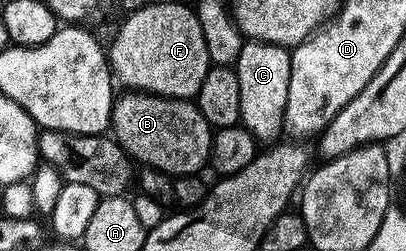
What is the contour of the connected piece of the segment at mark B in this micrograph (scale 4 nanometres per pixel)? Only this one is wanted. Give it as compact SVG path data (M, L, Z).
M127 91L124 97L116 96L111 106L110 132L132 162L168 175L195 175L208 162L213 130L201 115L198 104L177 97L161 97L154 93Z

